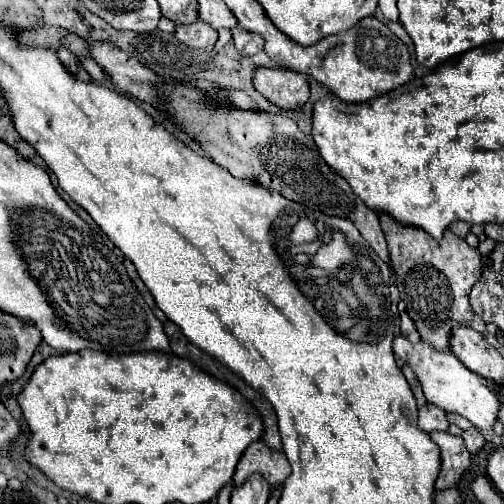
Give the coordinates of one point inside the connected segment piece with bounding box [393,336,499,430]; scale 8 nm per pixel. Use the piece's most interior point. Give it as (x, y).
(446, 382)

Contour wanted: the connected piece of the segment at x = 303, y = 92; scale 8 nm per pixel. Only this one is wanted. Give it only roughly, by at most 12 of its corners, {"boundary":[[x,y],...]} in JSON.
{"boundary":[[259,68],[255,90],[283,110],[309,100],[307,76]]}

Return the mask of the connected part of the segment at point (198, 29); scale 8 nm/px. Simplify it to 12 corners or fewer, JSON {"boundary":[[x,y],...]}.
{"boundary":[[201,20],[177,24],[175,38],[201,50],[213,50],[217,32]]}

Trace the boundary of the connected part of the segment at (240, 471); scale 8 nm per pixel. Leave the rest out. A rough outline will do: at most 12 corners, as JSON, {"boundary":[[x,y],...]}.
{"boundary":[[257,440],[241,456],[233,484],[261,472],[271,486],[291,474],[283,450]]}

